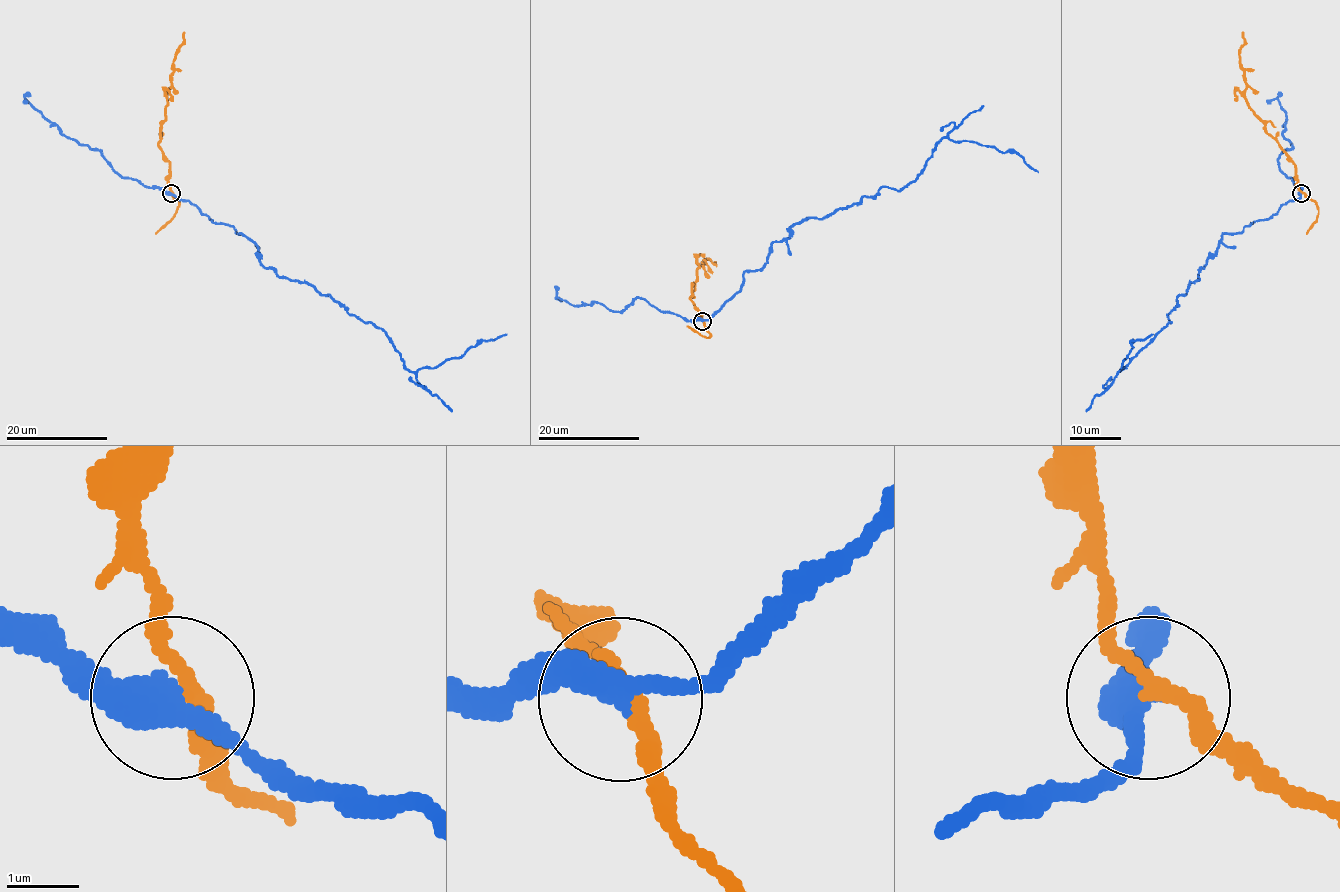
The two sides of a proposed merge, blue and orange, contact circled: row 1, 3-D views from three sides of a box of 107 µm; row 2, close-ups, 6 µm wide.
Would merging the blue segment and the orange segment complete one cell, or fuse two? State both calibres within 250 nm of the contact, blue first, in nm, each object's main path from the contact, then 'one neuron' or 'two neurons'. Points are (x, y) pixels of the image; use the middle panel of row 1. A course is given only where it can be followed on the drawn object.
calibres 380 and 200 nm; course blue (702, 320), (790, 228), (882, 187), (903, 189), (943, 137), (1017, 153), (1038, 172); course orange (703, 320), (690, 300), (692, 286), (697, 280), (698, 264), (702, 266), (707, 258), (716, 262); two neurons

